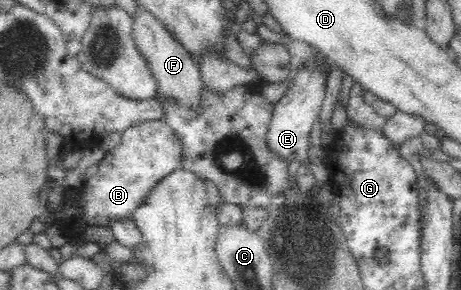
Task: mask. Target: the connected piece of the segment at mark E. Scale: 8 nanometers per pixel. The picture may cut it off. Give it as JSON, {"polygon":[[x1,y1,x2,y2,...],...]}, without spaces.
{"polygon":[[305,64,305,68,293,76,293,81,295,81,295,88,274,103,266,132,266,154,270,154,272,158,287,165,297,162,309,168,313,164,311,154,309,154,309,146,311,146,309,133,314,120,319,116,327,81,321,75,321,71,314,68,312,64]]}

